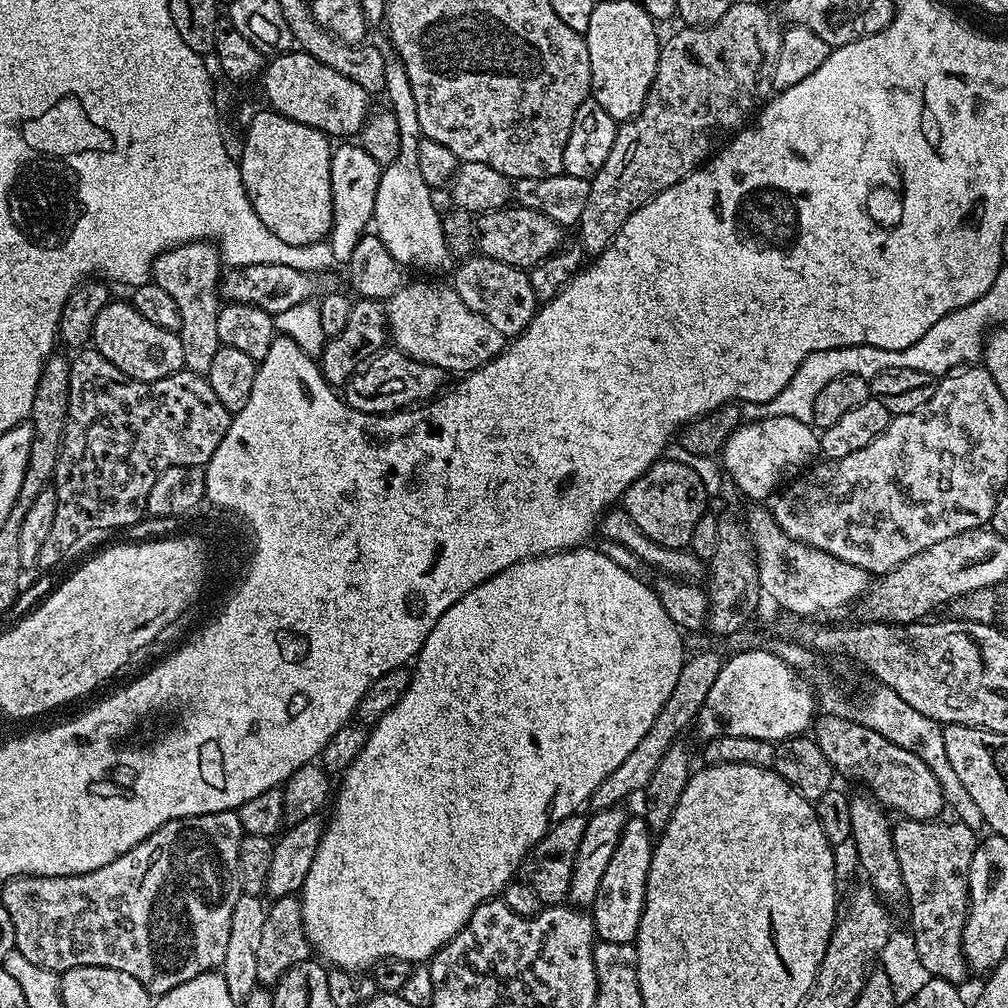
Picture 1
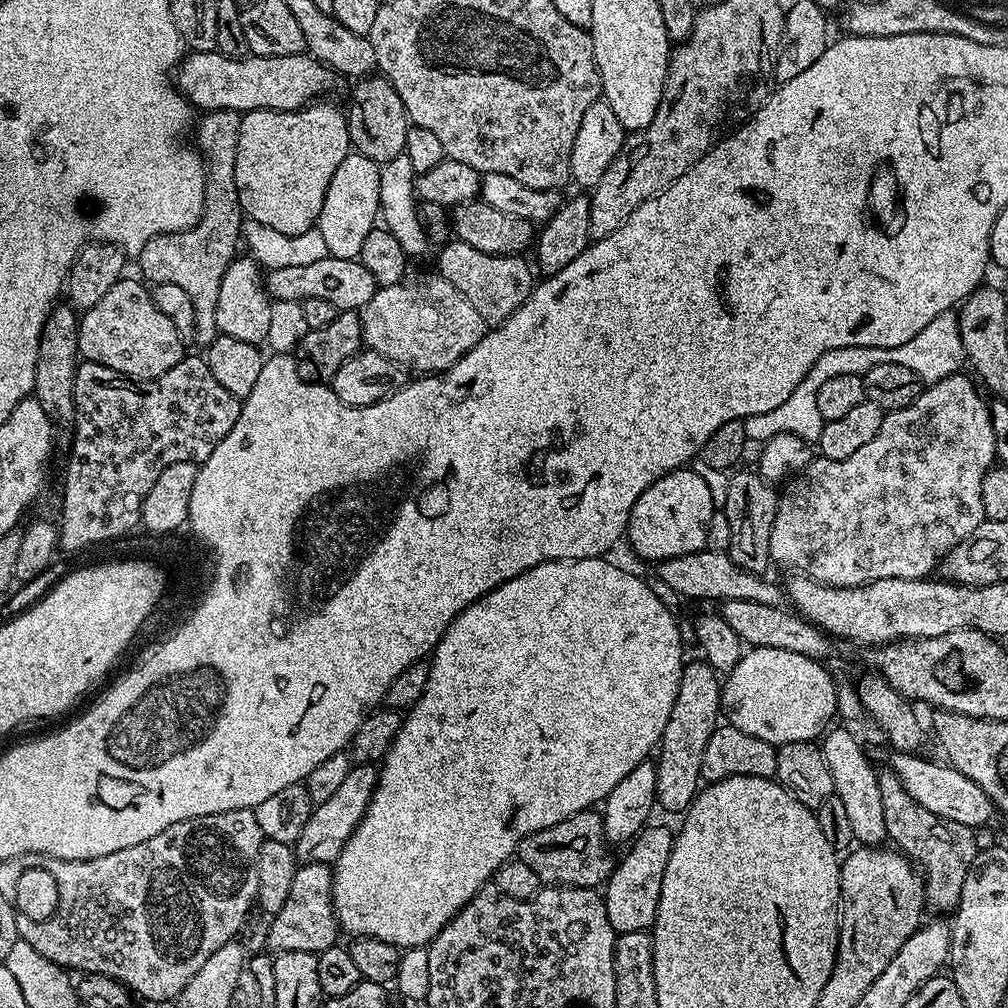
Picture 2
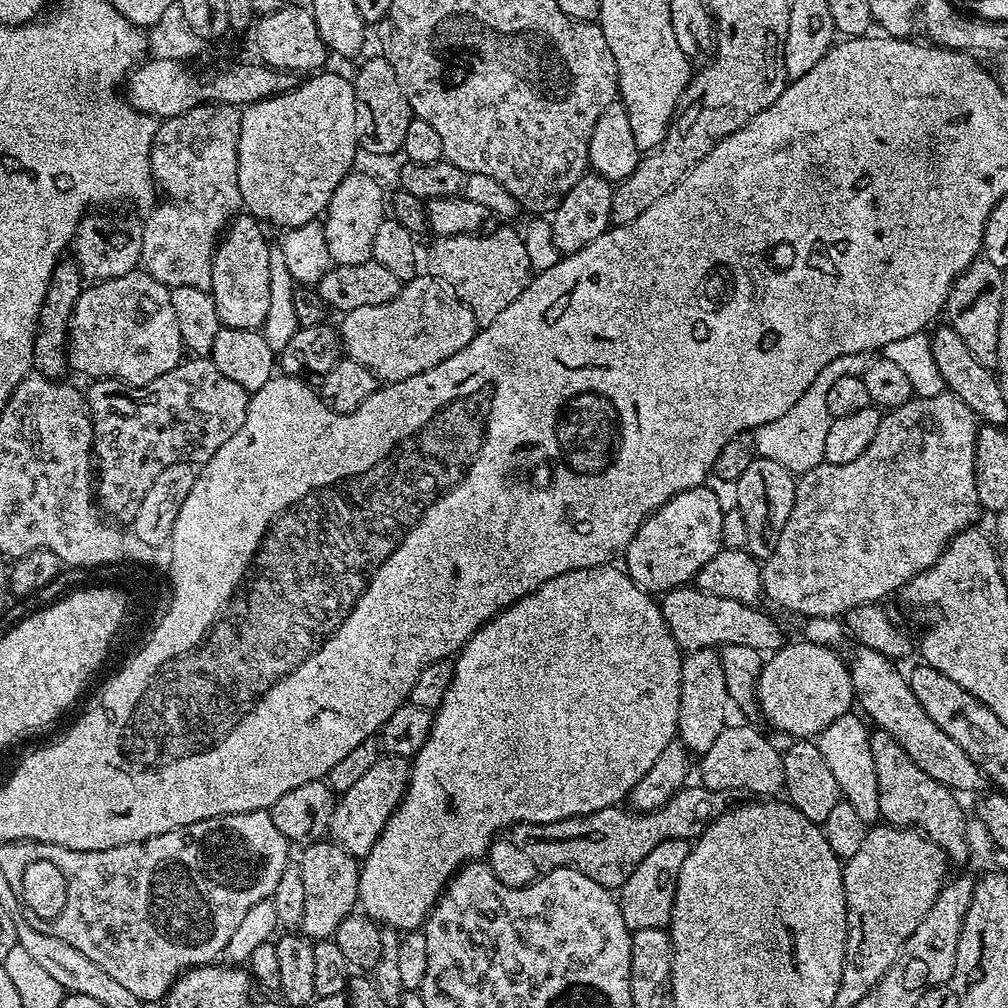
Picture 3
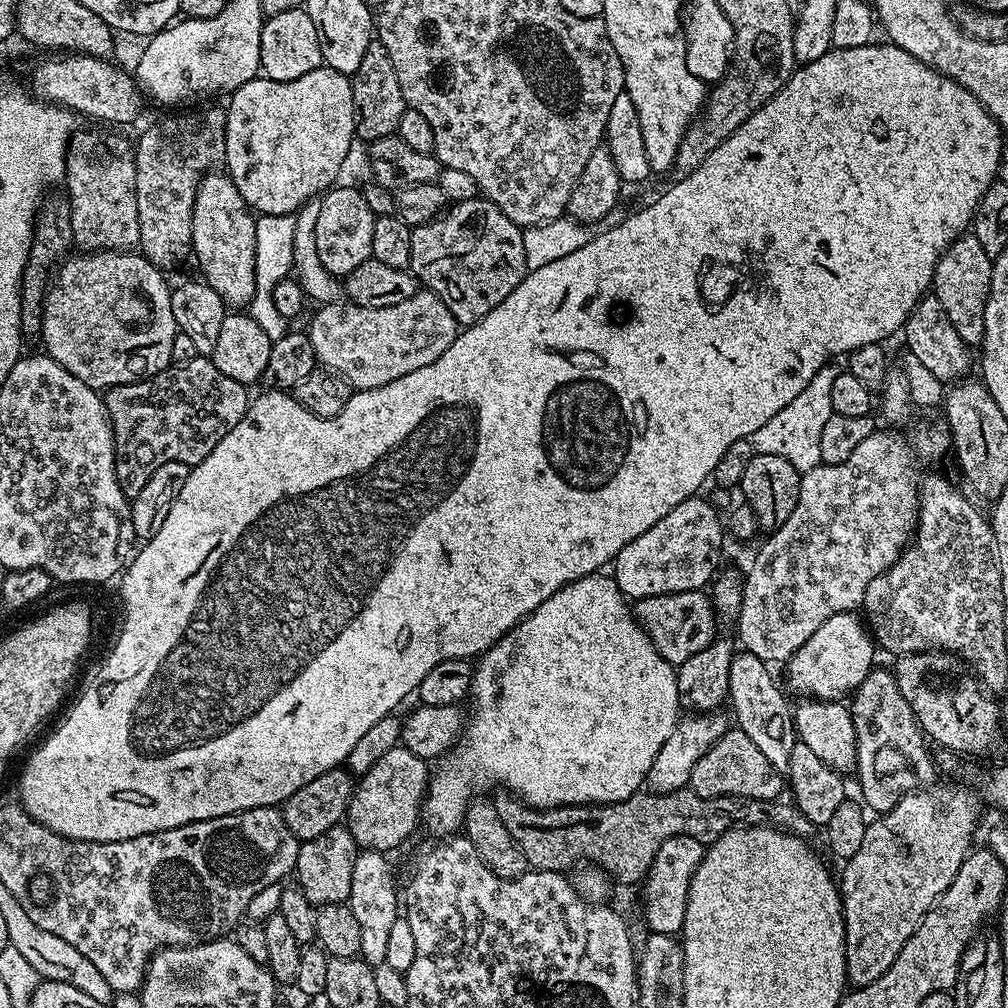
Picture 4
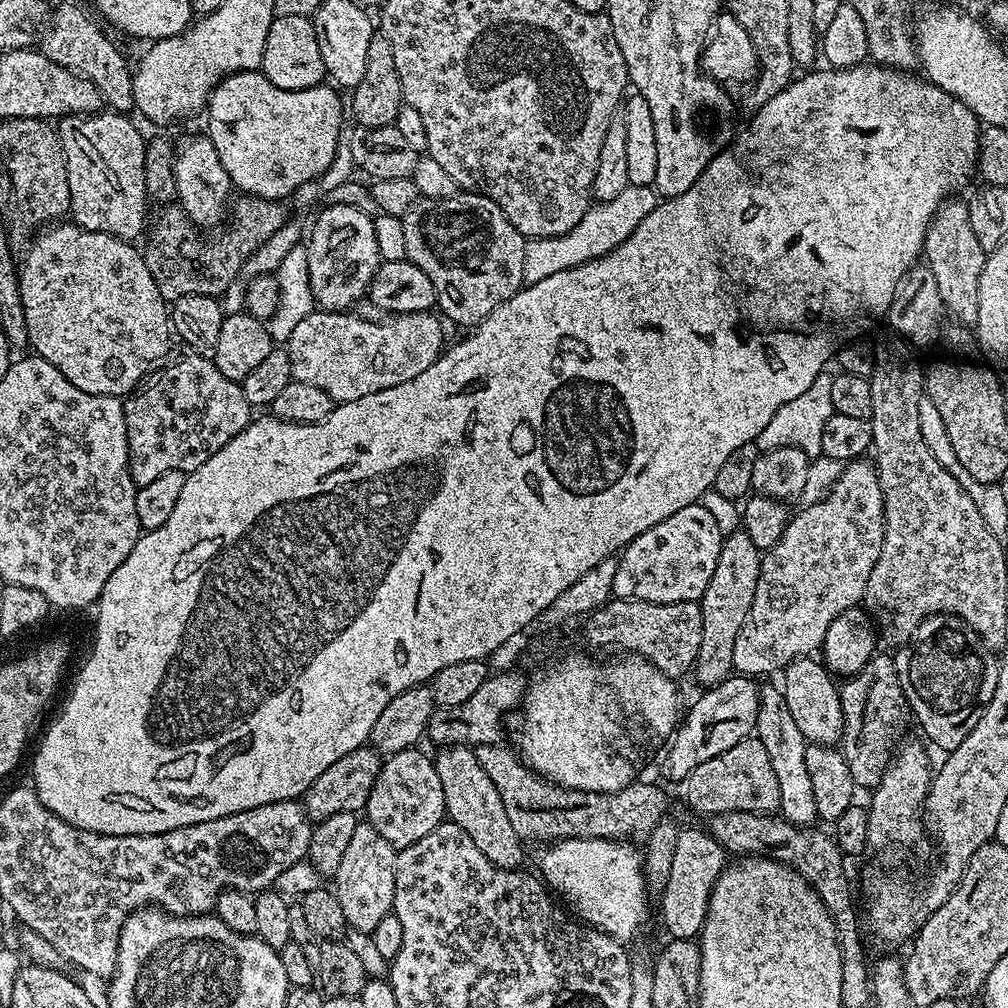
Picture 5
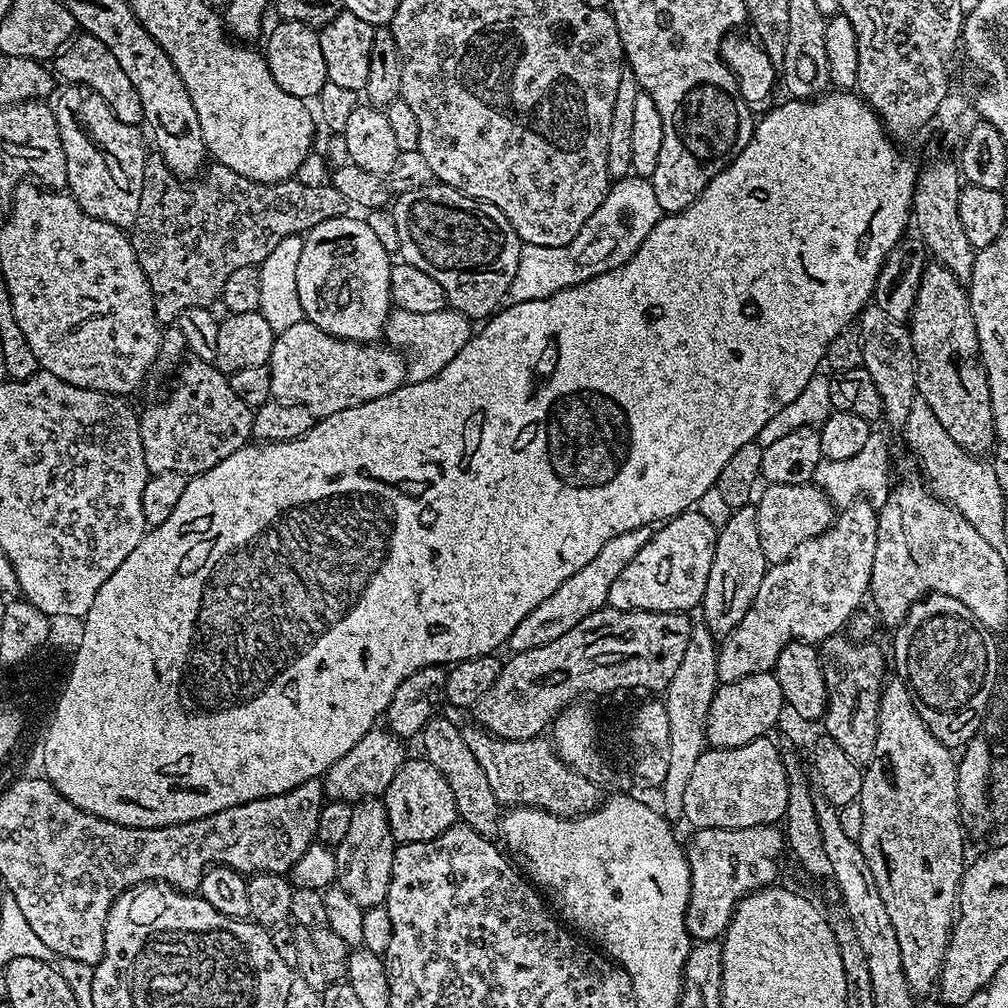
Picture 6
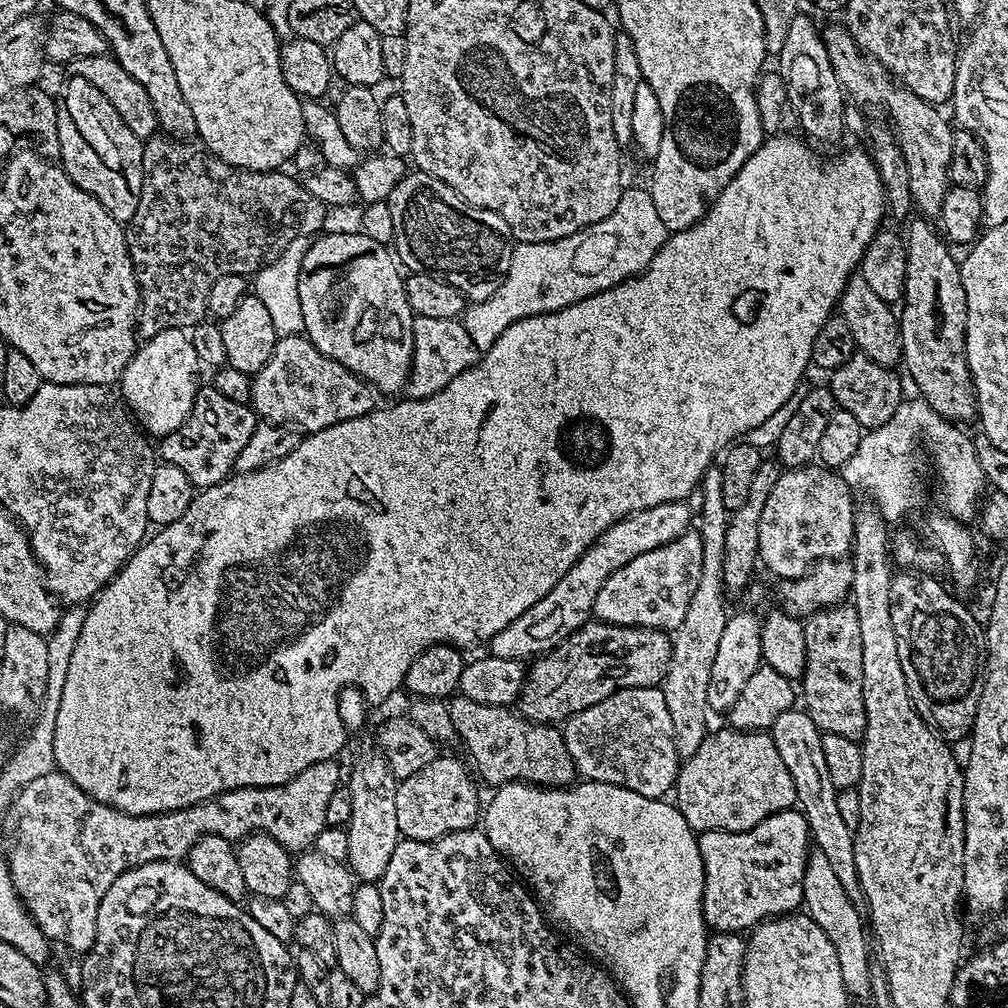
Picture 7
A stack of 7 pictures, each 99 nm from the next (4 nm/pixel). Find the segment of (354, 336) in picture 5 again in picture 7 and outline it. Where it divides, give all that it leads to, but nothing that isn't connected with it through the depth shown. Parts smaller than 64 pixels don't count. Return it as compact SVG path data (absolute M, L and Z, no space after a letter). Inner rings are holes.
M281 336L277 339L272 356L260 372L255 373L251 381L251 407L265 421L277 426L291 426L301 433L307 434L326 430L326 426L334 426L338 422L346 422L350 418L358 418L371 412L378 404L378 393L367 380L354 375L342 362L334 358L326 358L322 350L318 350L307 336Z

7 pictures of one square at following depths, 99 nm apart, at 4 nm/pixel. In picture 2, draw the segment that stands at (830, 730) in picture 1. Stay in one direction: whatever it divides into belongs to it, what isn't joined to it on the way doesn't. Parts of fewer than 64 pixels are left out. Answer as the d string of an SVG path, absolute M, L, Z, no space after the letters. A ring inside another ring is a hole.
M893 751L891 755L887 767L899 778L904 792L910 794L910 798L914 798L918 806L926 806L930 814L958 822L973 830L980 830L983 824L990 823L992 816L994 820L992 803L982 786L970 782L970 778L966 778L966 774L962 774L957 768L944 762L935 764L934 761L927 760L924 754Z

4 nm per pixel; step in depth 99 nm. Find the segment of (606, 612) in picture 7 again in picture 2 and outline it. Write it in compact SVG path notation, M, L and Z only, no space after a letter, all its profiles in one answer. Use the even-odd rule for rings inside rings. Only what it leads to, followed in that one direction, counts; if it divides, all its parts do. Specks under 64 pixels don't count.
M691 467L675 468L658 478L642 494L630 510L626 540L644 560L659 562L682 554L705 551L706 530L714 511L712 488Z

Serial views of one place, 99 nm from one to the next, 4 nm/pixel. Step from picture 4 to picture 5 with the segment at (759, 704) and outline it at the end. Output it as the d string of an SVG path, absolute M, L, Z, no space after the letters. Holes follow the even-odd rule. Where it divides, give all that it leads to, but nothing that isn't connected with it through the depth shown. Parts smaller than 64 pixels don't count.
M779 687L760 688L760 705L754 729L755 739L766 746L766 755L770 757L770 766L774 766L774 775L778 778L779 815L799 828L810 828L817 823L818 806L814 803L814 790L810 783L810 774L806 771L806 750L808 741L802 730L794 723L794 717L786 706L786 698Z

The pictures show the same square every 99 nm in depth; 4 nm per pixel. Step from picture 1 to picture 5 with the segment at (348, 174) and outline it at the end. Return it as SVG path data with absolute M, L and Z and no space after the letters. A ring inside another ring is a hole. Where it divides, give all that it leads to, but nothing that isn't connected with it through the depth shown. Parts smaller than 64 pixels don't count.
M328 204L322 208L312 228L312 237L306 240L312 298L323 311L342 312L365 299L380 265L378 241L374 239L374 219L345 204Z

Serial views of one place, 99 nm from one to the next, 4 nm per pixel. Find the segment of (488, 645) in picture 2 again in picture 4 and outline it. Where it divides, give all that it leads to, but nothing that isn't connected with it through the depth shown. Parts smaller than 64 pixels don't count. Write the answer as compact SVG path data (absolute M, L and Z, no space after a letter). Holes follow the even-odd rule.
M608 574L583 576L550 594L550 598L546 598L546 602L538 606L538 610L534 610L525 620L514 625L493 648L485 650L484 655L475 661L470 693L472 716L470 712L463 738L457 740L456 745L445 752L439 763L435 765L428 782L428 793L424 796L422 816L426 821L426 828L428 824L429 830L436 835L436 838L448 838L461 831L464 813L470 801L474 800L477 794L483 793L480 792L483 788L495 789L499 786L512 795L520 797L532 808L569 808L571 804L581 803L580 792L592 792L590 800L593 804L613 804L630 798L645 787L648 771L658 755L658 750L662 750L666 738L670 738L682 716L676 681L677 669L670 662L666 662L662 654L658 654L654 642L636 620L635 611L630 607L623 590L616 585L615 579L611 575L604 575Z

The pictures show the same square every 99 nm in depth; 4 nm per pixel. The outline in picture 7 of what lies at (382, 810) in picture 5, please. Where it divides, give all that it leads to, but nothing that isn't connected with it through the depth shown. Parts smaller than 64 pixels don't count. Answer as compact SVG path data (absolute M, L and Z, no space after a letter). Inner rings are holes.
M440 754L434 762L430 762L430 766L422 766L418 774L410 774L410 778L399 781L397 810L401 837L410 840L437 840L477 823L482 812L482 800L480 804L473 773L466 764L465 768L462 761L451 760Z

